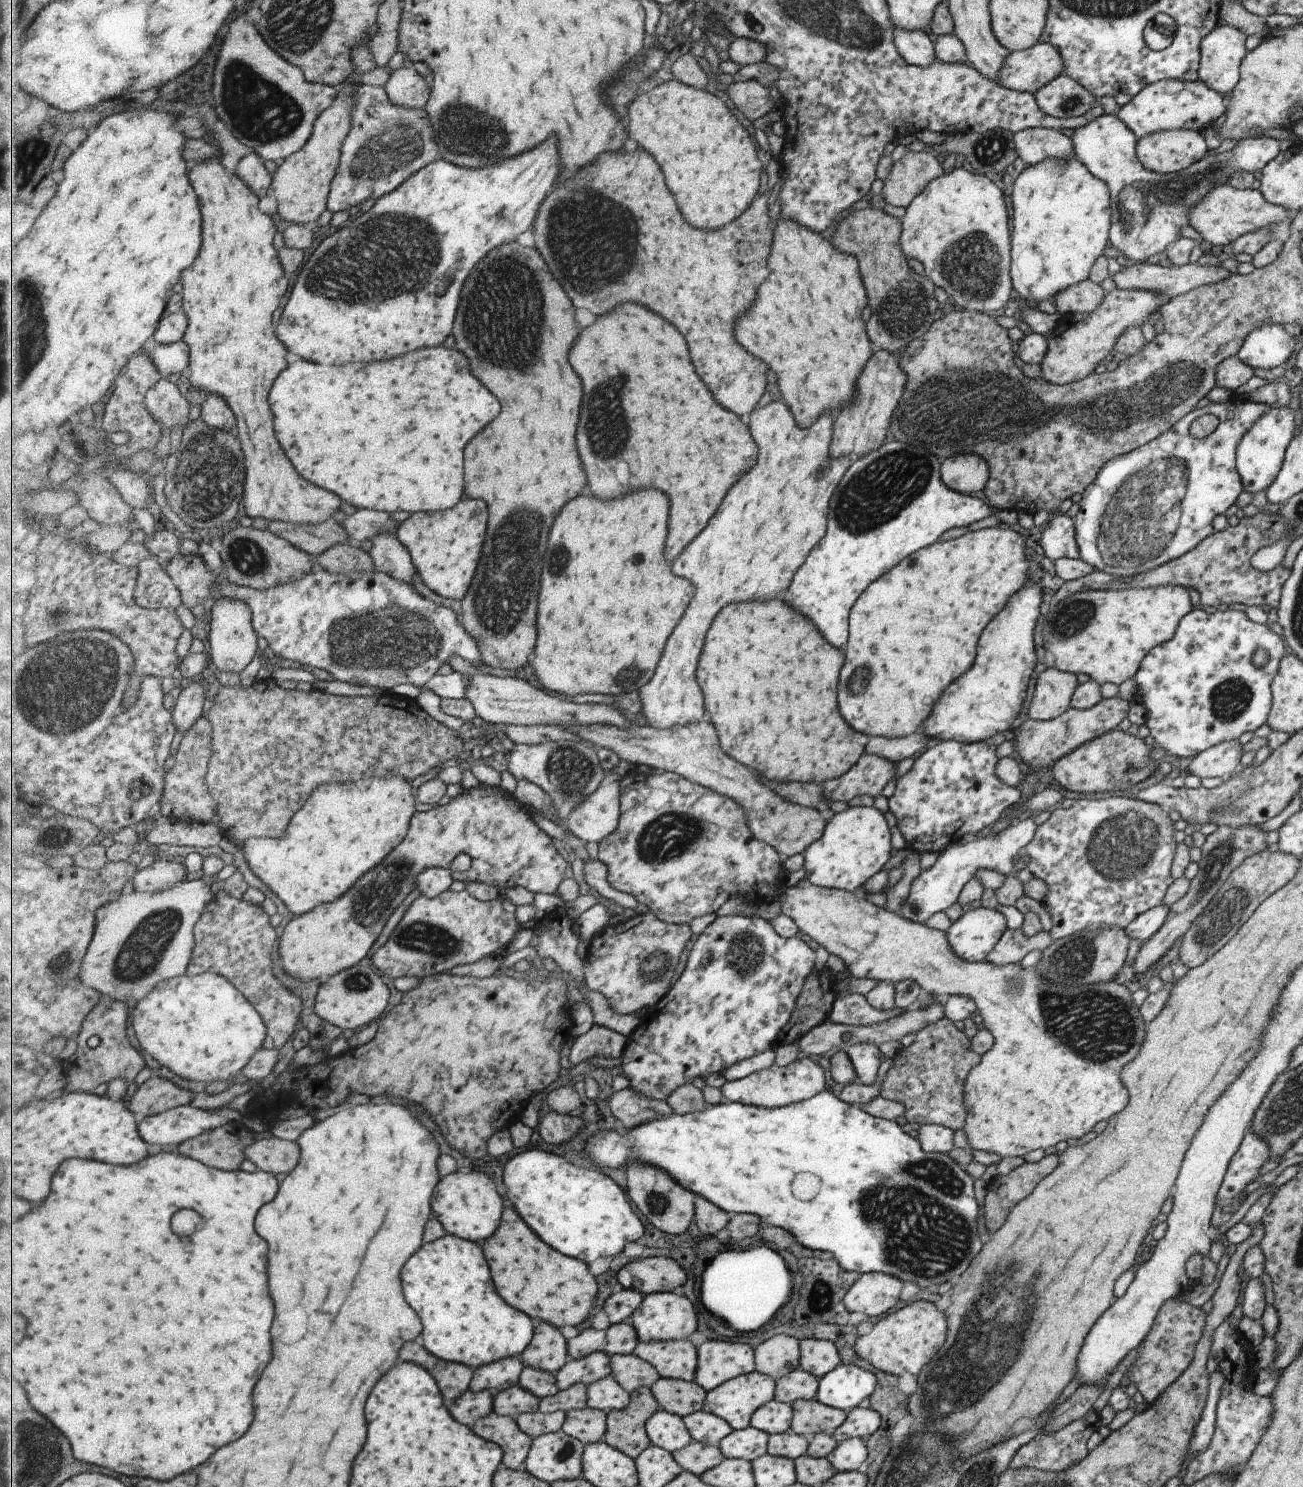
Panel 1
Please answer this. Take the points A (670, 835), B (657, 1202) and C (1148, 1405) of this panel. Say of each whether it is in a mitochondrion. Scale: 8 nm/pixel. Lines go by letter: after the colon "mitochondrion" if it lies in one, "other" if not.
A: mitochondrion
B: mitochondrion
C: other

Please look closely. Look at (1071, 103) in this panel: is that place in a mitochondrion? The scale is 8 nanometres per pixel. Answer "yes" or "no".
yes

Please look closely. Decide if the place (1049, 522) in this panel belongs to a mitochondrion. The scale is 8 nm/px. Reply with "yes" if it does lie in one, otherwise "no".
no

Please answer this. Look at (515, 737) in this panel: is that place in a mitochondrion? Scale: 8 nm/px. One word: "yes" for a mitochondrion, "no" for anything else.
no

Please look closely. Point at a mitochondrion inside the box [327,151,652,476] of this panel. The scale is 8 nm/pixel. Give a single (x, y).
(487, 324)

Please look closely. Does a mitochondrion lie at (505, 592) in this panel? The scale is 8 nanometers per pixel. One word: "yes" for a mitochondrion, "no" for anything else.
yes

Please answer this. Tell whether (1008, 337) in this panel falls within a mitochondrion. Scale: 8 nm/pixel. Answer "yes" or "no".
no

